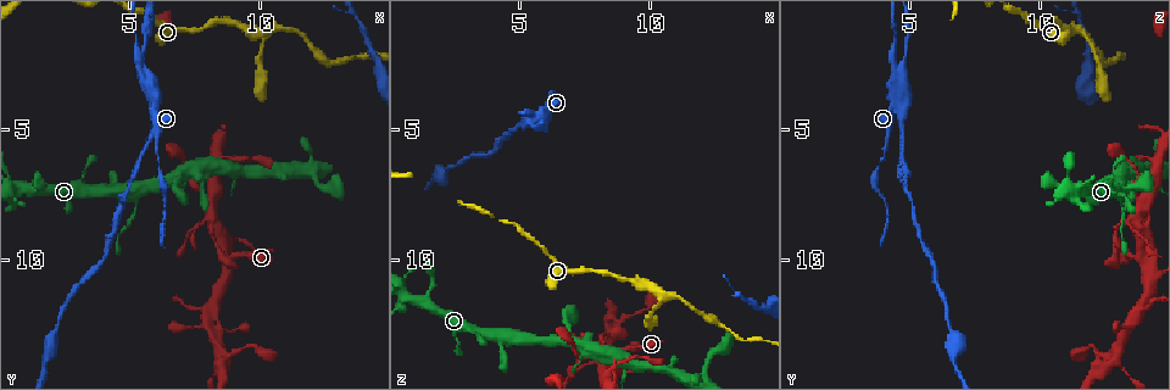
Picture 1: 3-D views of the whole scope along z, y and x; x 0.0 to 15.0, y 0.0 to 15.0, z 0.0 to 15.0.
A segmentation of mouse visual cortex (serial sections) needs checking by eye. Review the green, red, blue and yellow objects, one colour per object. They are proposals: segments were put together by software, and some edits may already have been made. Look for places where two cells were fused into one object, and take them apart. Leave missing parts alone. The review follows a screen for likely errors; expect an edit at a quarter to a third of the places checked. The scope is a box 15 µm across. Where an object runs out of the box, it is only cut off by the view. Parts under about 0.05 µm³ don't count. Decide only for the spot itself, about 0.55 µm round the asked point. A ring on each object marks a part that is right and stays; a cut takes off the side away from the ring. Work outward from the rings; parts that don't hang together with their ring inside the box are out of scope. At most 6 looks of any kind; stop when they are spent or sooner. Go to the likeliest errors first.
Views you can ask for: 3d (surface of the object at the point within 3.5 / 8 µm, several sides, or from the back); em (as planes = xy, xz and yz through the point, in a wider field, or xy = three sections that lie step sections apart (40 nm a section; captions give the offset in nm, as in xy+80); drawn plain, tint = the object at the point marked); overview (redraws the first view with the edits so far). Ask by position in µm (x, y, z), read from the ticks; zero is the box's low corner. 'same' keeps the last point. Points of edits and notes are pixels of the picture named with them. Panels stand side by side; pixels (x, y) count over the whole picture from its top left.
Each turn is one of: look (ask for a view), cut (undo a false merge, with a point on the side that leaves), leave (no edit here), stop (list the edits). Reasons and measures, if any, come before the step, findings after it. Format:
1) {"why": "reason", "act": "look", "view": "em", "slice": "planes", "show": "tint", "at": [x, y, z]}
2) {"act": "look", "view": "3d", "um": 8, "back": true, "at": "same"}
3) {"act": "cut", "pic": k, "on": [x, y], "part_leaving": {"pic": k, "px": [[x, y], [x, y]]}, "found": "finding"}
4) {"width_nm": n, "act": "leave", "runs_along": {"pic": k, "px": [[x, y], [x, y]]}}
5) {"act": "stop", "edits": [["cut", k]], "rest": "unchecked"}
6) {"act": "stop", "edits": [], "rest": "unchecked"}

{"why": "three-way junction", "act": "look", "view": "3d", "um": 3.5, "back": true, "at": [5.9, 3.9, 4.5]}

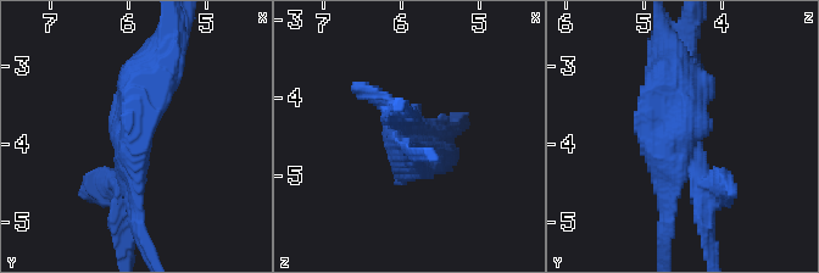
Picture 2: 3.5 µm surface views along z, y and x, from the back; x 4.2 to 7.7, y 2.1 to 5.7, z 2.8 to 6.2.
{"act": "look", "view": "em", "slice": "xy", "step": 1, "show": "tint", "at": [6.00, 3.85, 4.60]}

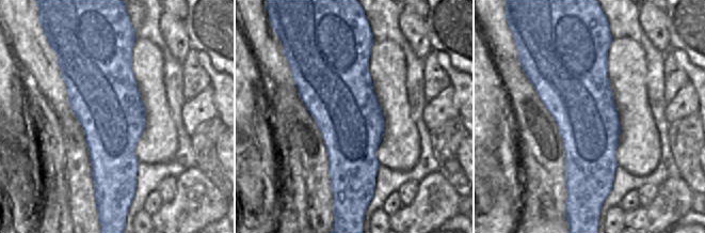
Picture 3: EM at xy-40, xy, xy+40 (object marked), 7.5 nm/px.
{"arm_widths_nm": [250, 250, 600], "act": "cut", "pic": 2, "on": [148, 76], "found": "two cells meet here"}

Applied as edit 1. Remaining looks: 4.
{"act": "look", "view": "overview"}

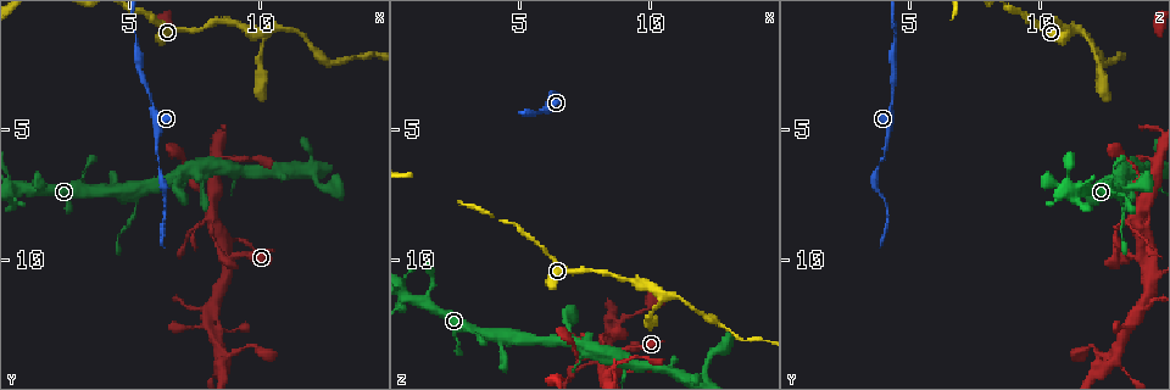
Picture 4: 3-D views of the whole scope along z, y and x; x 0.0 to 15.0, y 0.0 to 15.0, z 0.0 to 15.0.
{"act": "look", "view": "3d", "um": 3.5, "at": [8.8, 9.9, 13.9]}

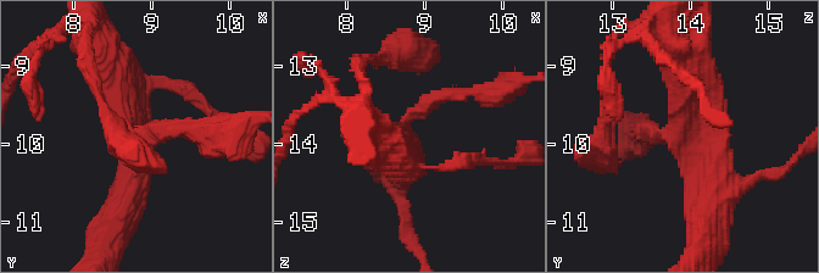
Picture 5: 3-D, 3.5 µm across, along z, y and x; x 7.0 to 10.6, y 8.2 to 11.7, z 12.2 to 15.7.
{"why": "now the EM", "act": "look", "view": "em", "slice": "planes", "show": "plain", "at": [8.75, 9.80, 13.90]}

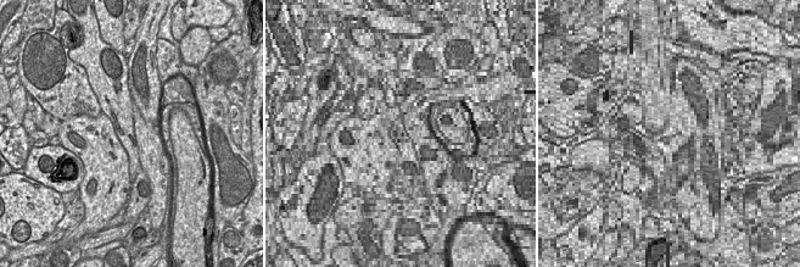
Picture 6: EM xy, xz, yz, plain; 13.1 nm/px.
{"act": "look", "view": "em", "slice": "planes", "show": "tint", "at": "same"}

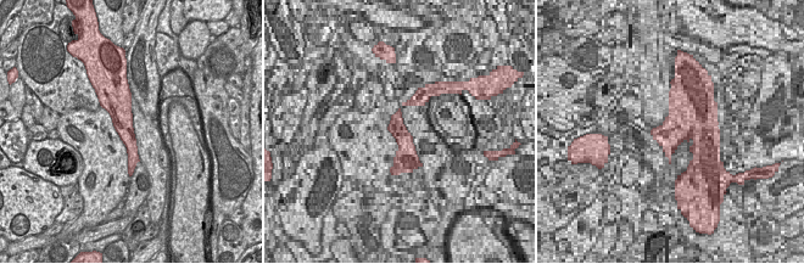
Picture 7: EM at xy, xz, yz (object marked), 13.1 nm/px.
{"act": "leave", "runs_along": {"pic": 5, "px": [[193, 129], [133, 137], [106, 55]]}, "found": "all the same cell"}

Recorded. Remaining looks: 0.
{"act": "stop", "edits": [["cut", 2]], "rest": "unchecked"}

